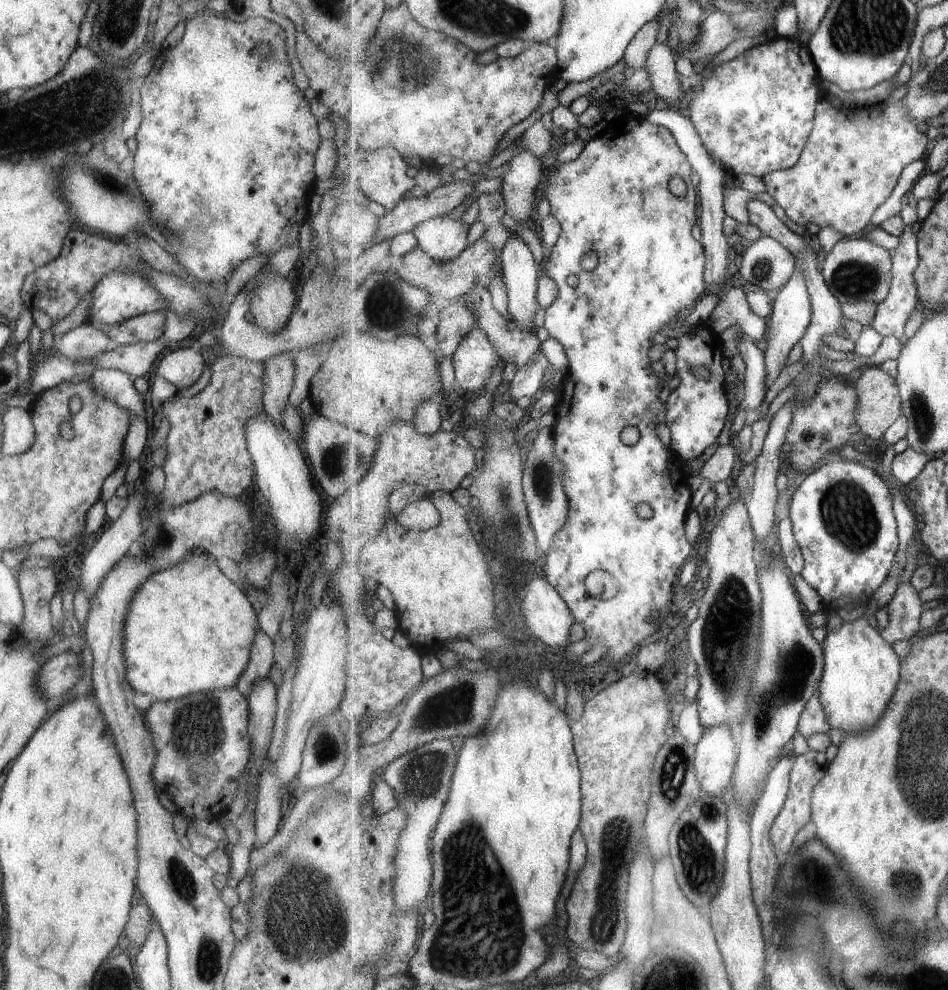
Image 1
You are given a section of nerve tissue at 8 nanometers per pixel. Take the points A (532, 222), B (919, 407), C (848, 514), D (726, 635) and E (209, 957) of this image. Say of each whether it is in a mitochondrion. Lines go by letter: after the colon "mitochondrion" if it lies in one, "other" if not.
A: other
B: mitochondrion
C: mitochondrion
D: mitochondrion
E: mitochondrion

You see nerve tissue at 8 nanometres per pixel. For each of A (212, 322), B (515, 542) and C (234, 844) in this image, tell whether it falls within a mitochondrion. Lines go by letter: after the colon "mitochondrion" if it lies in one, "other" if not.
A: other
B: mitochondrion
C: other

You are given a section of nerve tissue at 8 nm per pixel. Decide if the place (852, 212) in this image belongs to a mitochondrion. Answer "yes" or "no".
no

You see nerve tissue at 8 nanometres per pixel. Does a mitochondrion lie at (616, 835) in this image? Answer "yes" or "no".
yes

